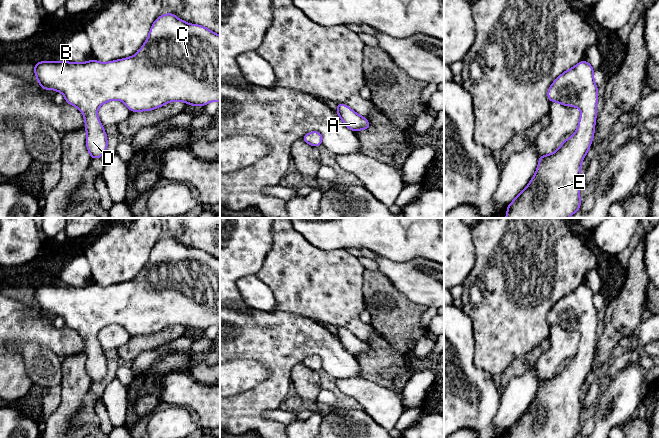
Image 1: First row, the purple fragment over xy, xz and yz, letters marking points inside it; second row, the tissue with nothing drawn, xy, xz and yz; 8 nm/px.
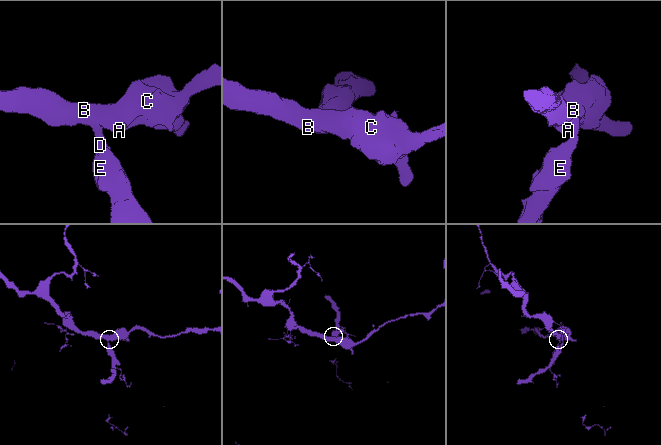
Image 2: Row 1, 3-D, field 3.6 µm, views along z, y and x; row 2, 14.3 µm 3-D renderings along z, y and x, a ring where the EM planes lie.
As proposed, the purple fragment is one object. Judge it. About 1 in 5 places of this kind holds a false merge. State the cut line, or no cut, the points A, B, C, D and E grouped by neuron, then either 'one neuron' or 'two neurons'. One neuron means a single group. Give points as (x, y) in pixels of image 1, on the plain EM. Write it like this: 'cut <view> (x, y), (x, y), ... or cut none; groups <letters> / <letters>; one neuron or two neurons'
cut none; groups A B C D E; one neuron

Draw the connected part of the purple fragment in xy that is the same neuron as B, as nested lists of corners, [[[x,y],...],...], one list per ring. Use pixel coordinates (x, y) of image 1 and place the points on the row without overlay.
[[[170,236],[158,240],[145,267],[134,280],[107,287],[96,284],[83,287],[42,285],[34,288],[34,298],[44,314],[53,313],[63,317],[65,326],[84,338],[86,371],[91,384],[97,383],[105,378],[108,371],[107,358],[97,334],[108,325],[121,324],[132,337],[157,333],[173,325],[182,325],[194,331],[205,330],[212,325],[220,326],[220,260],[204,250],[186,247]]]

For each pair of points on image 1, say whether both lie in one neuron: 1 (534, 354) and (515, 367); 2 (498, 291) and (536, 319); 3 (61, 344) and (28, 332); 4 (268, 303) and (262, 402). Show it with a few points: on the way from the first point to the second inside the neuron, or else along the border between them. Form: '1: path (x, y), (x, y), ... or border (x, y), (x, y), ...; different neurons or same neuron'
1: path (529, 359), (520, 366); same neuron
2: path (507, 300), (527, 319); same neuron
3: path (53, 338), (43, 332), (36, 332); same neuron
4: border (249, 308), (275, 311); different neurons

